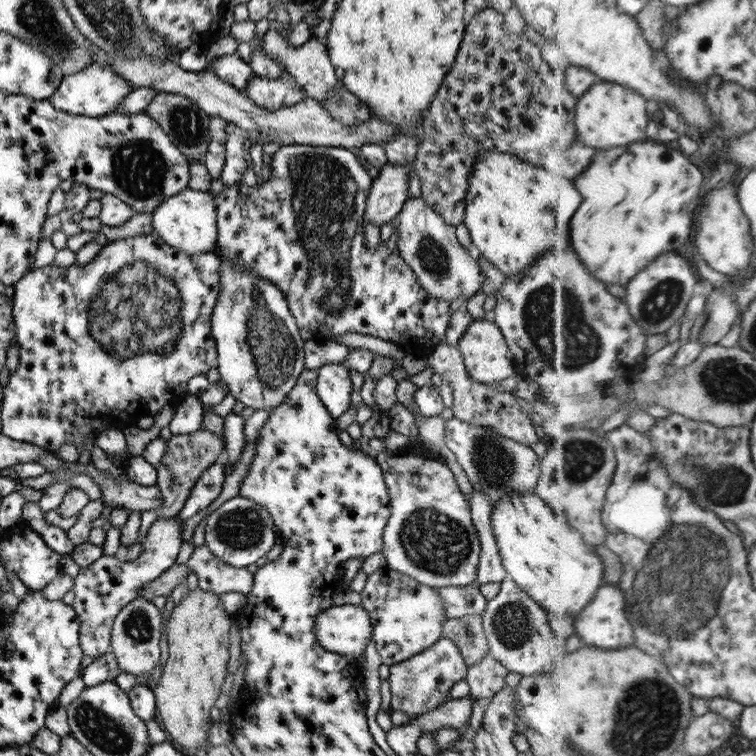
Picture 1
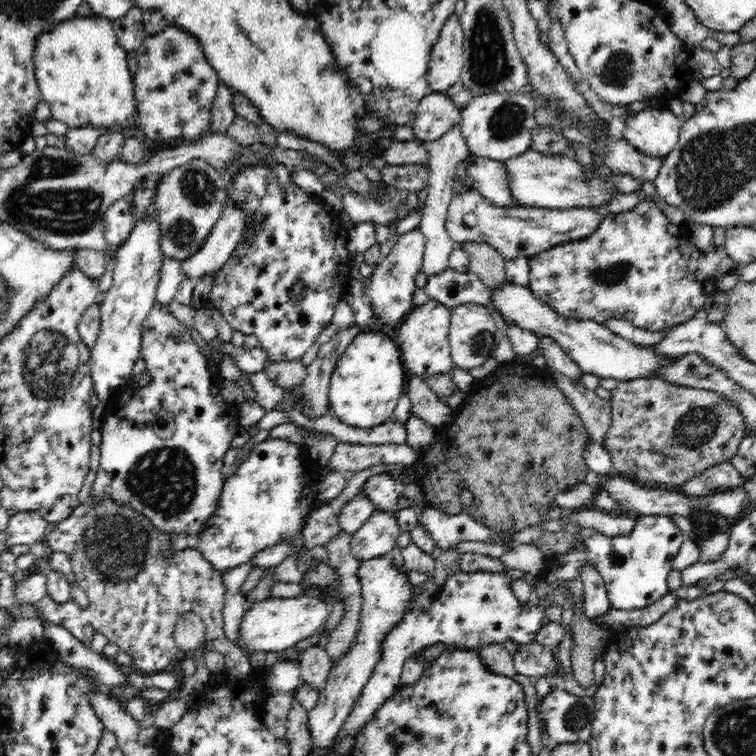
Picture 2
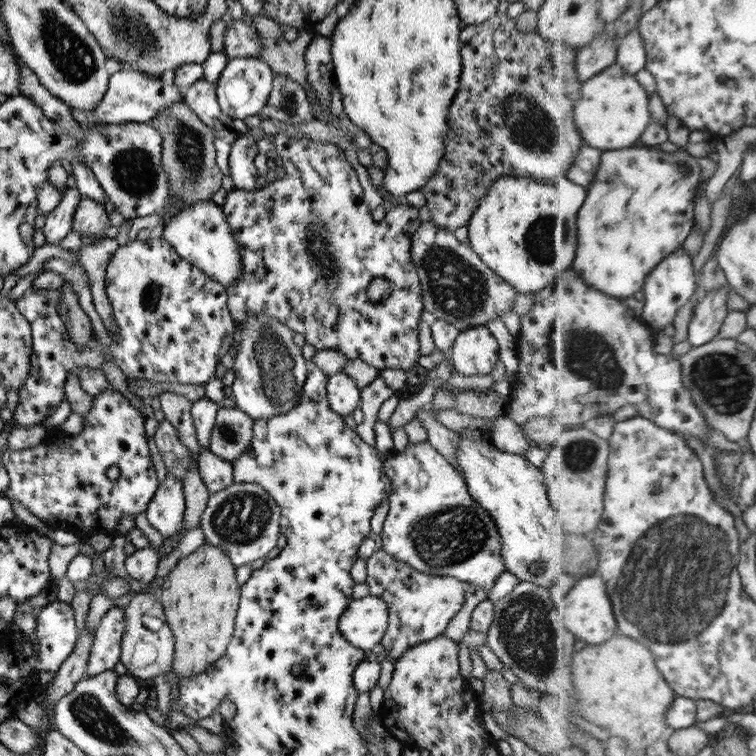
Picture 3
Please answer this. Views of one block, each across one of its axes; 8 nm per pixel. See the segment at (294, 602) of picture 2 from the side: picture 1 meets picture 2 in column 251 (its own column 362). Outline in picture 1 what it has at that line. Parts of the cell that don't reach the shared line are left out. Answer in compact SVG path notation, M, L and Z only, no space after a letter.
M334 604L314 620L314 634L328 652L360 657L372 639L372 626L362 604Z

